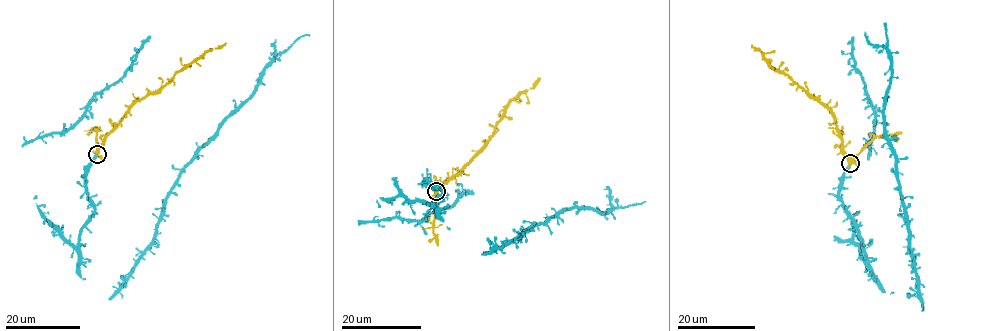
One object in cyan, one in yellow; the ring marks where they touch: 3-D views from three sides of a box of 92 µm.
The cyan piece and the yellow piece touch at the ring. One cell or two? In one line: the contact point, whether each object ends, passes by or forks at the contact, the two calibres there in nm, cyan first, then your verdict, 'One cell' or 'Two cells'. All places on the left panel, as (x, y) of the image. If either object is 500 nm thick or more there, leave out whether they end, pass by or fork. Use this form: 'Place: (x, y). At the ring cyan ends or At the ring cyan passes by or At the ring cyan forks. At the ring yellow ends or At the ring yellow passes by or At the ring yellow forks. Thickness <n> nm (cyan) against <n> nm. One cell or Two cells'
Place: (97, 154). Thickness 700 nm (cyan) against 480 nm. One cell

